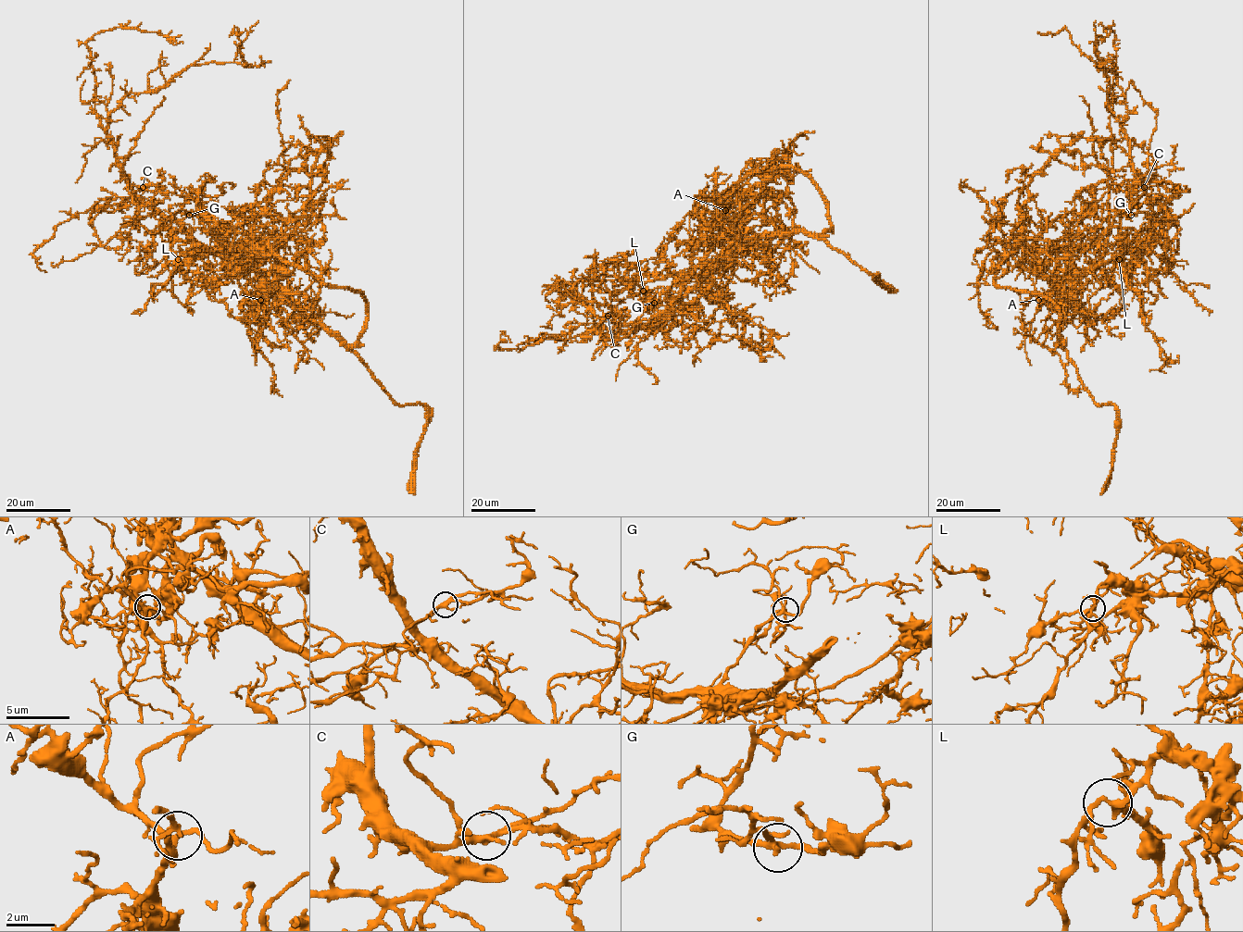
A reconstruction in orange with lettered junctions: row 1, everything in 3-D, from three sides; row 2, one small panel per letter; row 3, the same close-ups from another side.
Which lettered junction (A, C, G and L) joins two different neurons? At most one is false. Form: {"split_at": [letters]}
{"split_at": []}

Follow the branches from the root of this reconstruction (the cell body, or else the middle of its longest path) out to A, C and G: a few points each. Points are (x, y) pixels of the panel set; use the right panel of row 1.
A: (1141, 242), (1134, 248), (1122, 251), (1098, 264), (1077, 279), (1063, 280), (1041, 303), (1038, 300)
C: (1141, 242), (1151, 228), (1151, 204), (1144, 187)
G: (1141, 242), (1151, 228), (1151, 220), (1142, 212), (1131, 215)

